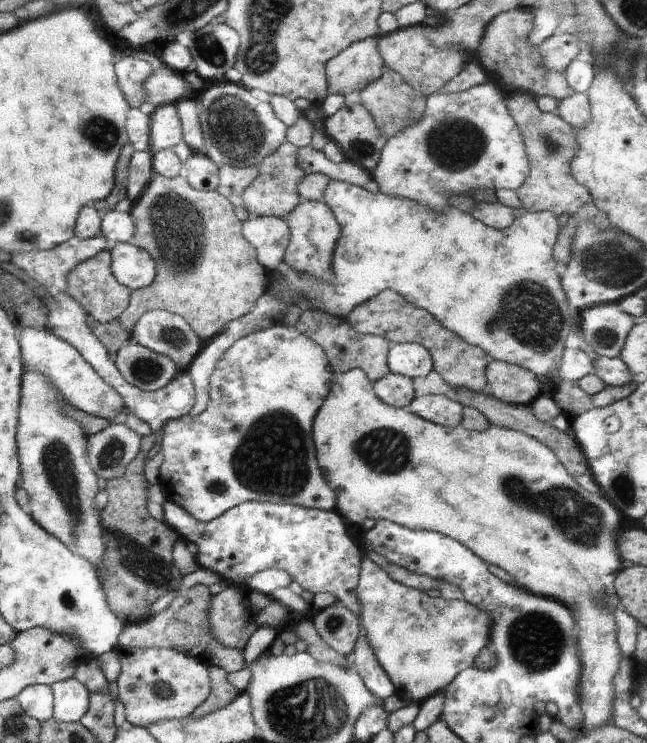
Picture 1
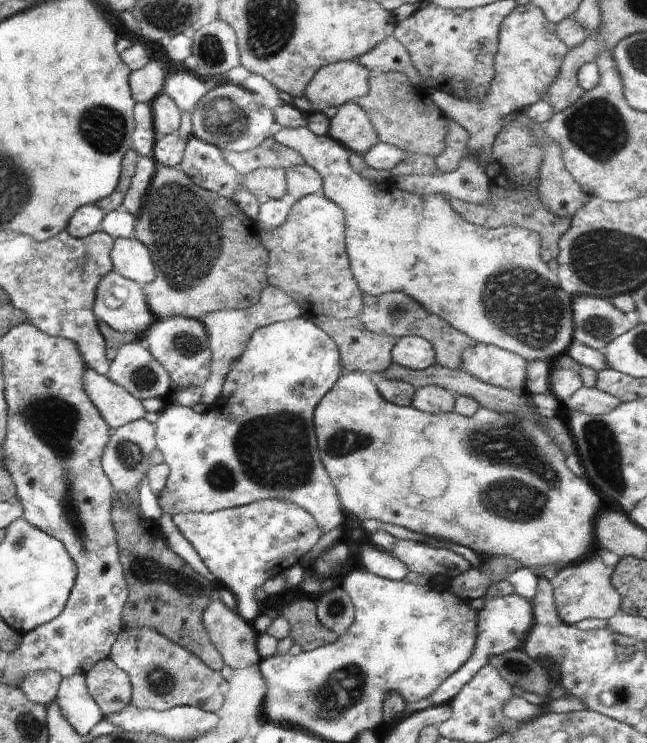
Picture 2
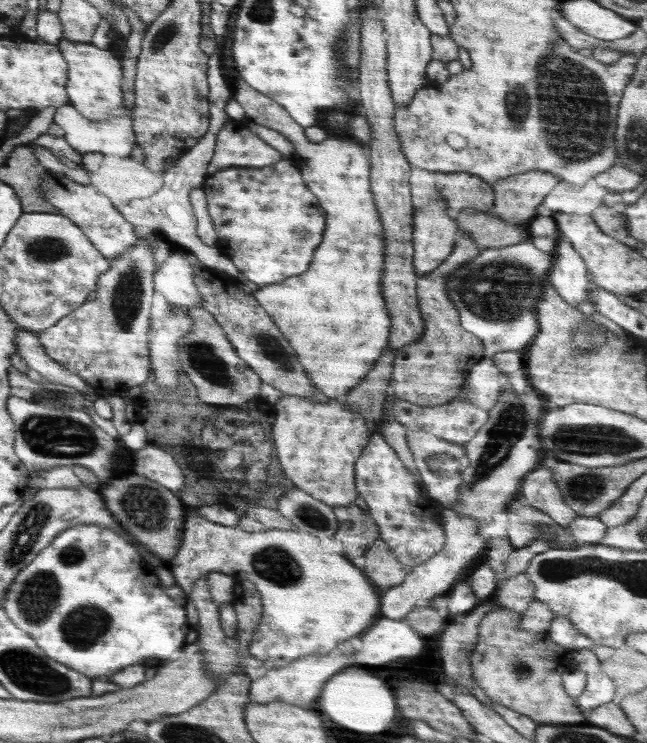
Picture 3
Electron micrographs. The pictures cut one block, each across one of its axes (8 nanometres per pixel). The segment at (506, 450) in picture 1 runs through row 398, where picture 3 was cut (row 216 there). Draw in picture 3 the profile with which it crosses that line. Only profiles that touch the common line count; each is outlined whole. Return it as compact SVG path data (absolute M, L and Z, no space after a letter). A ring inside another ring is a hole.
M236 76L231 84L234 88L233 98L244 108L250 121L277 130L292 142L294 154L298 158L297 167L305 185L316 196L325 212L323 237L314 251L310 268L300 276L292 276L280 284L261 287L254 292L254 297L279 328L280 333L290 342L290 346L296 350L298 360L312 378L314 386L322 394L332 398L348 394L358 385L356 382L360 382L365 374L374 368L382 353L387 351L391 328L391 317L384 306L380 291L385 263L385 240L383 224L370 186L371 162L362 151L362 144L350 139L339 139L330 134L320 143L312 143L306 138L304 128L291 118L285 107L248 86L242 77Z

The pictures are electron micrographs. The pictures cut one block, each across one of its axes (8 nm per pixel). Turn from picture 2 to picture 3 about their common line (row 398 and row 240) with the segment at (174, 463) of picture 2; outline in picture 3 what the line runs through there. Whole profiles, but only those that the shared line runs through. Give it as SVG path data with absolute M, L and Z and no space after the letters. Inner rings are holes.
M293 154L262 168L228 167L206 176L201 182L200 187L206 195L207 211L217 234L218 241L214 248L232 260L242 279L260 287L280 284L292 276L306 272L323 237L324 209L305 185L297 160L297 156Z

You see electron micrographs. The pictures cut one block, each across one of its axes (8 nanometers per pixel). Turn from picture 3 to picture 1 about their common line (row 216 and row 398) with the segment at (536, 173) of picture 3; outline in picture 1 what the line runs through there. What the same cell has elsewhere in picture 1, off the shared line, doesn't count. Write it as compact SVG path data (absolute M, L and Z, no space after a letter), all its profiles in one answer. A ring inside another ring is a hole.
M490 358L485 377L490 394L508 404L530 405L542 392L537 376L520 365Z

